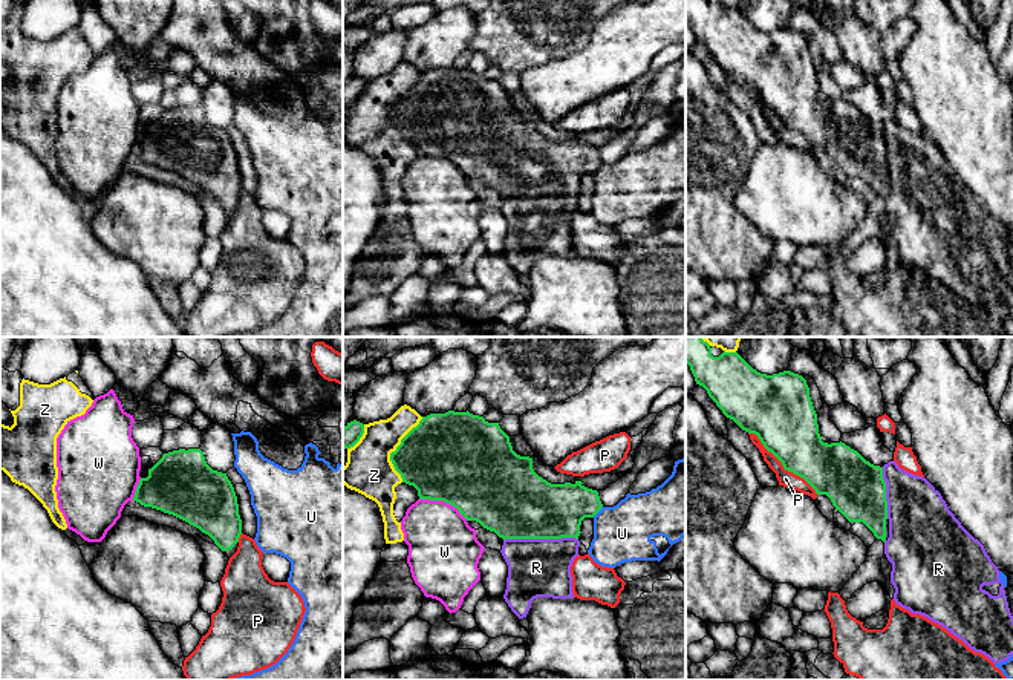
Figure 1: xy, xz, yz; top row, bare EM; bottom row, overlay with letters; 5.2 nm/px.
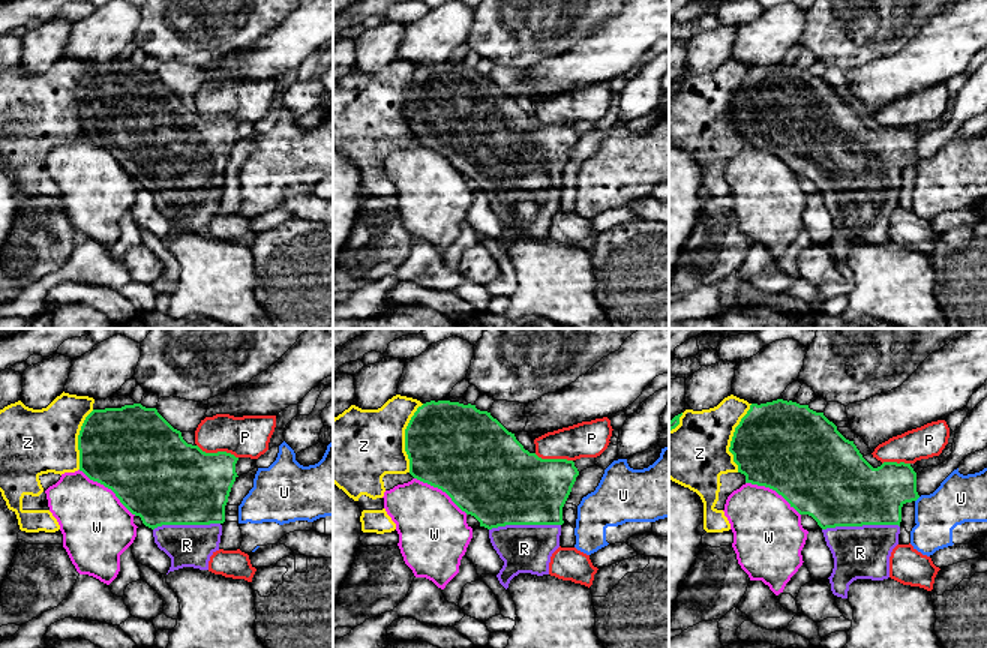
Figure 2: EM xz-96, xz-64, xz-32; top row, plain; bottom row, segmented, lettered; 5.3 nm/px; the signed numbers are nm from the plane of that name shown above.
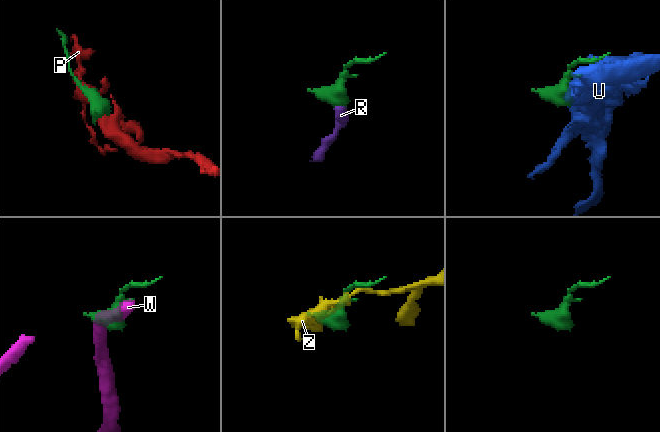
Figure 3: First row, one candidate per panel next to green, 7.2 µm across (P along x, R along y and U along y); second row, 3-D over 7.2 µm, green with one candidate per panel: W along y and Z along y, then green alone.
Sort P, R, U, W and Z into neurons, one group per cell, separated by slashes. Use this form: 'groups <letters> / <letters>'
groups P / R / U / W / Z

